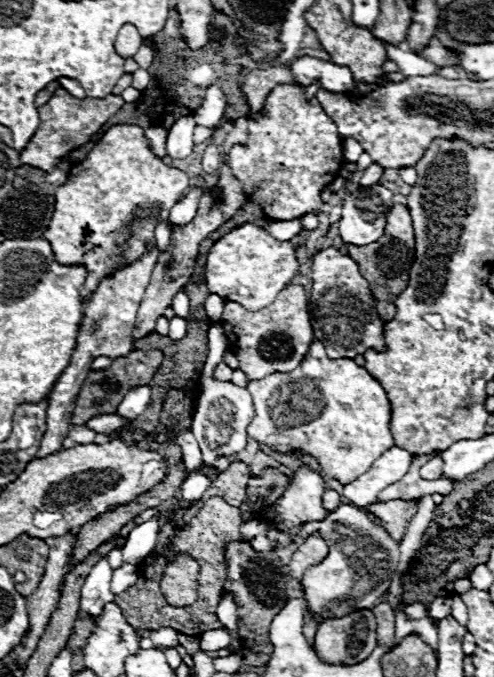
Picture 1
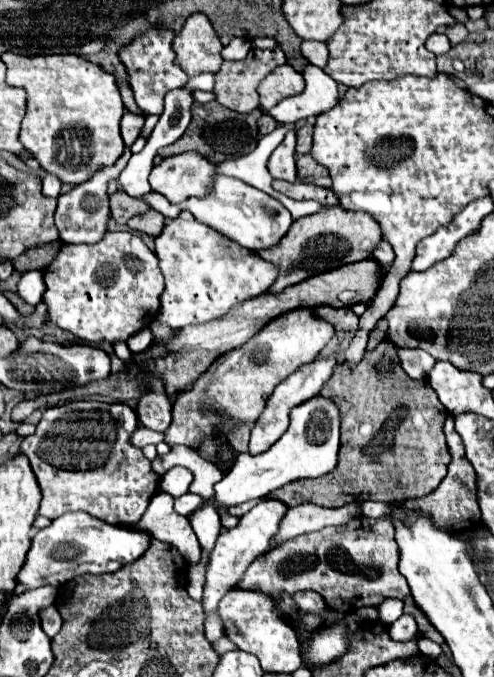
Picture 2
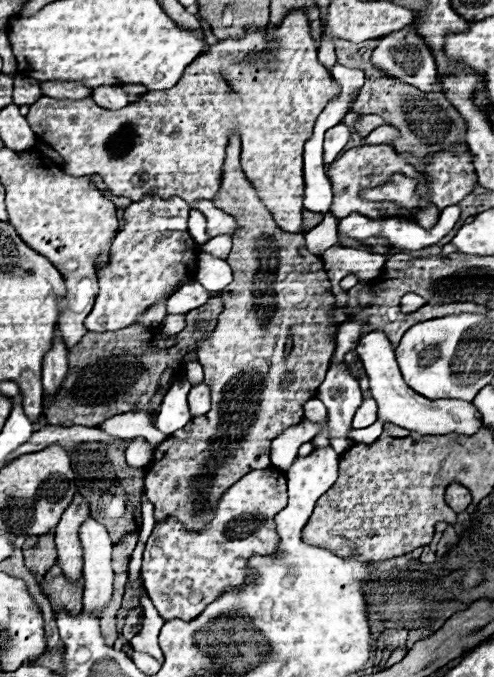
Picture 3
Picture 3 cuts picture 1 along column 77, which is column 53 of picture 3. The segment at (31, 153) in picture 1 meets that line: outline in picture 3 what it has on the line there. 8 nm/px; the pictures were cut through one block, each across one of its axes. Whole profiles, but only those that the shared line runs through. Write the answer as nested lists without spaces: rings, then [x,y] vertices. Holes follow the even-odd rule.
[[[292,10],[288,16],[284,16],[284,20],[280,22],[280,26],[266,26],[264,32],[254,30],[254,32],[246,32],[246,36],[242,38],[226,38],[220,40],[216,44],[212,44],[208,48],[208,52],[204,52],[200,58],[196,58],[184,72],[184,76],[180,78],[180,82],[168,90],[148,90],[138,102],[128,104],[126,108],[120,110],[106,110],[100,108],[92,98],[84,98],[84,100],[58,100],[58,98],[50,98],[50,96],[42,96],[40,100],[36,100],[30,106],[28,112],[28,124],[34,130],[34,134],[38,138],[42,138],[46,144],[50,144],[60,156],[62,156],[62,170],[74,178],[80,176],[102,176],[104,184],[108,186],[108,190],[114,196],[126,196],[132,202],[140,200],[142,196],[160,196],[160,198],[172,198],[172,196],[180,196],[182,200],[186,200],[190,206],[196,204],[198,200],[214,200],[218,188],[220,188],[220,180],[222,180],[222,166],[224,166],[224,158],[226,158],[226,146],[230,136],[236,132],[242,140],[242,164],[244,164],[244,172],[246,176],[252,178],[252,182],[260,182],[256,186],[260,186],[260,198],[264,200],[264,204],[272,210],[272,216],[276,220],[276,224],[282,230],[288,232],[300,232],[302,234],[302,190],[304,190],[304,180],[302,180],[302,150],[304,144],[310,140],[314,124],[318,114],[340,96],[340,86],[336,84],[336,80],[332,78],[332,74],[318,62],[318,48],[316,42],[310,34],[310,24],[308,18],[302,10]]]

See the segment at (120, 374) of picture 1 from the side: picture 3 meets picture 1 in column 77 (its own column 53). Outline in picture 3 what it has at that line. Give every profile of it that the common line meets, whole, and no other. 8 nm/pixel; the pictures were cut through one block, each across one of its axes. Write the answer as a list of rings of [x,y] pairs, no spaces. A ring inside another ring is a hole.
[[[212,296],[204,306],[186,314],[186,328],[176,336],[166,336],[158,328],[144,328],[134,324],[132,328],[124,328],[124,332],[88,332],[80,346],[72,348],[68,354],[70,372],[46,408],[48,424],[56,426],[90,426],[98,428],[104,420],[124,414],[124,412],[138,412],[148,408],[152,396],[160,386],[160,376],[172,368],[172,376],[182,378],[184,366],[190,360],[196,360],[198,342],[204,334],[196,338],[192,334],[192,324],[198,320],[208,320],[210,330],[214,330],[220,312],[224,310],[224,302],[220,296]]]

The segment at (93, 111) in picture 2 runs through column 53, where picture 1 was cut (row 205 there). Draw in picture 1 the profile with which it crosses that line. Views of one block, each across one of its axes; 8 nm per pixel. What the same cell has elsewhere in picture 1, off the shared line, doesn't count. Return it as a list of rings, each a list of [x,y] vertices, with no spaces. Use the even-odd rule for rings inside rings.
[[[118,124],[109,128],[102,136],[100,144],[96,144],[82,162],[76,162],[70,168],[70,176],[66,184],[62,184],[62,188],[58,188],[56,192],[56,210],[48,230],[44,232],[44,238],[50,242],[54,256],[60,264],[86,266],[88,278],[80,292],[84,300],[92,296],[102,276],[134,262],[138,256],[144,254],[144,244],[148,240],[154,240],[156,224],[168,220],[170,208],[182,198],[182,192],[186,188],[188,188],[188,176],[182,170],[166,166],[160,158],[154,156],[148,148],[142,128],[136,124],[134,126]]]

